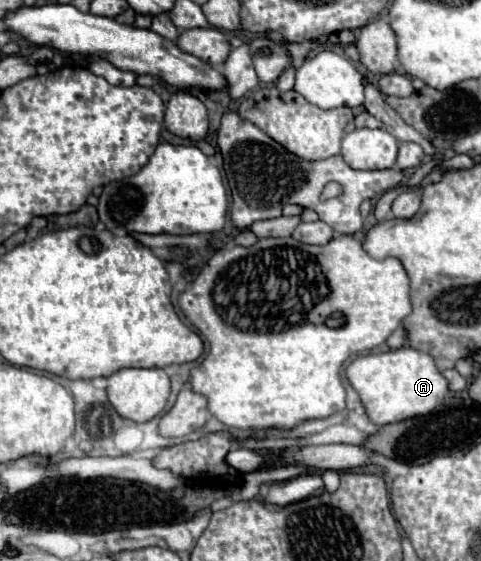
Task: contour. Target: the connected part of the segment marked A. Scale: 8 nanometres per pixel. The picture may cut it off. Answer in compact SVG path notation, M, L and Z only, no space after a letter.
M401 347L387 353L361 355L349 363L347 379L359 393L369 419L377 425L387 425L409 417L427 415L429 411L435 411L437 405L449 393L449 381L437 369L435 359L429 353L417 351L413 347Z

